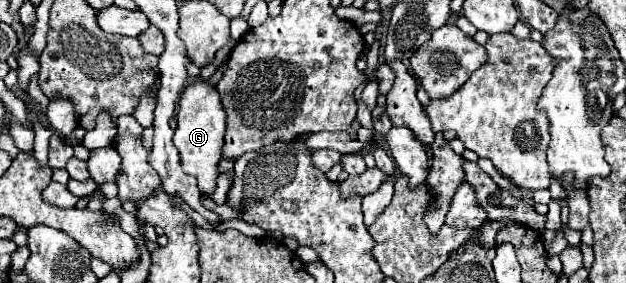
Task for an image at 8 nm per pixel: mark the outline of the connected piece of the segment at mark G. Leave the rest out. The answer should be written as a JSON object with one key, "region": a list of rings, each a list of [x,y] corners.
{"region":[[[196,80],[188,84],[178,102],[176,114],[178,126],[174,134],[174,144],[180,150],[180,160],[186,174],[196,176],[198,186],[204,194],[214,192],[216,178],[218,178],[218,162],[222,160],[222,146],[224,146],[224,130],[226,130],[226,112],[220,102],[220,94],[214,86],[206,80]]]}

